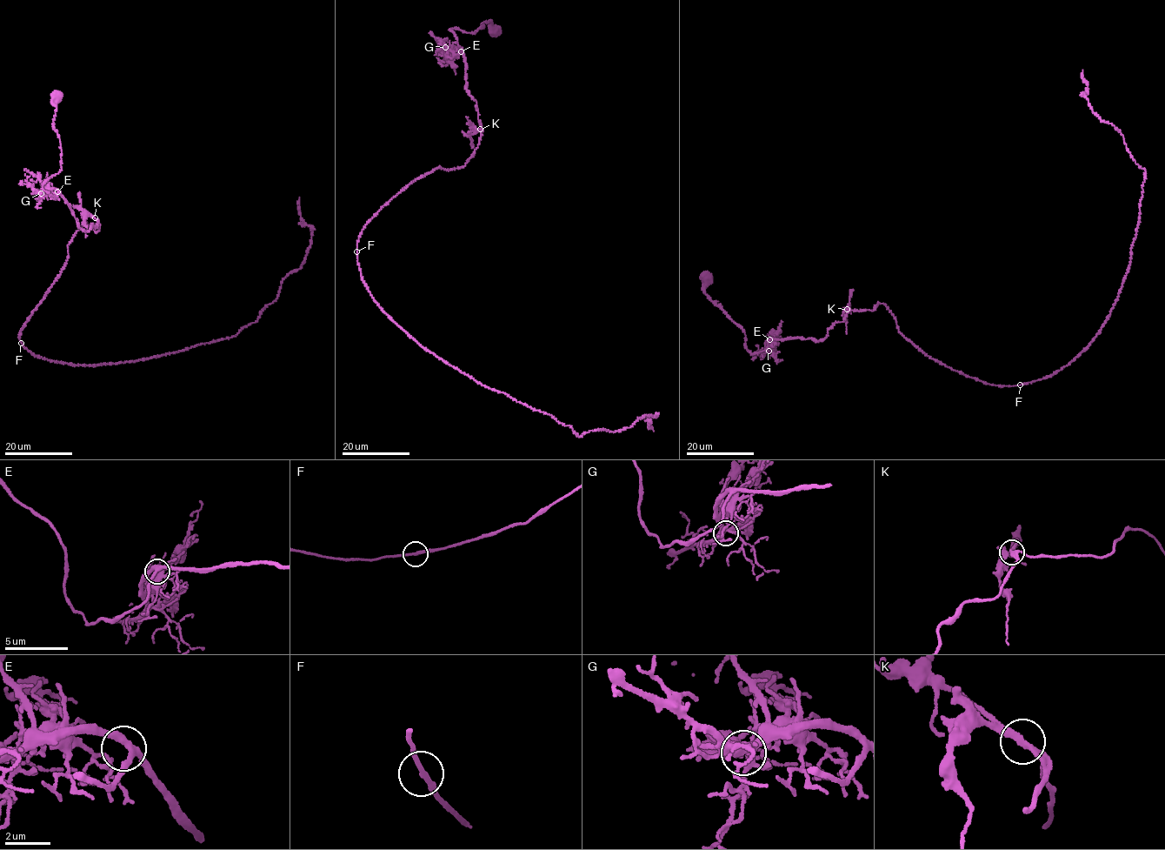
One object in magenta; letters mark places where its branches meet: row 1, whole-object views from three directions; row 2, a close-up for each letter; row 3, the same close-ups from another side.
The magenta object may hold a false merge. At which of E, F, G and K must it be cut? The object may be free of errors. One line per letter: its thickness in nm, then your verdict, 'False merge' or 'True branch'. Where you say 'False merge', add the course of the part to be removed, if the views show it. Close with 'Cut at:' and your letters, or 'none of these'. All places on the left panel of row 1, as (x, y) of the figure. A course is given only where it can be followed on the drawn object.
E: Thickness 320 nm. True branch
F: Thickness 200 nm. True branch
G: Thickness 380 nm. True branch
K: Thickness 280 nm. True branch
Cut at: none of these

